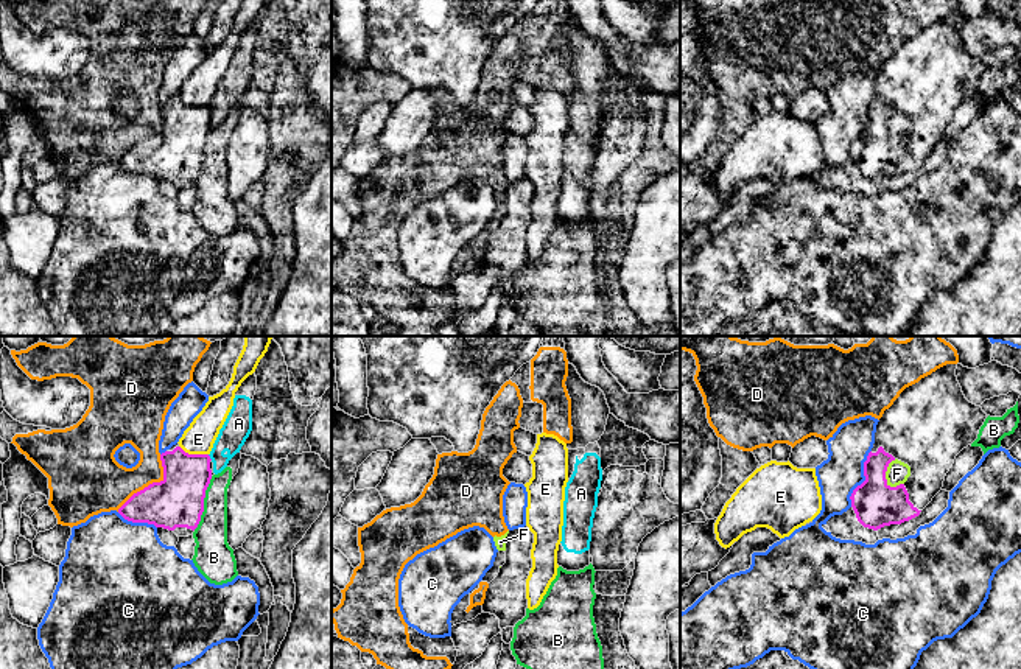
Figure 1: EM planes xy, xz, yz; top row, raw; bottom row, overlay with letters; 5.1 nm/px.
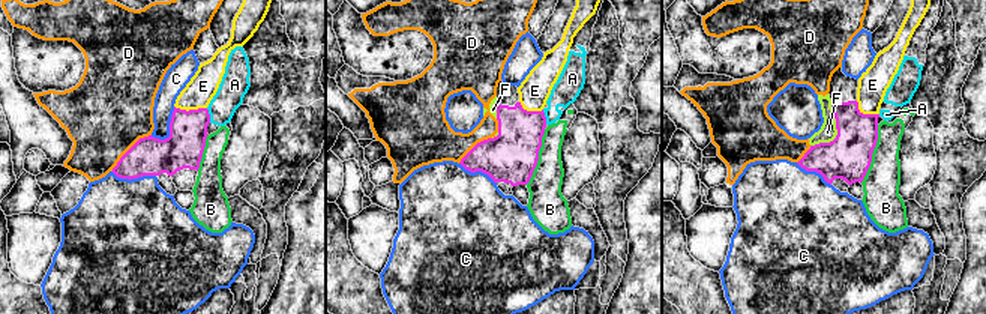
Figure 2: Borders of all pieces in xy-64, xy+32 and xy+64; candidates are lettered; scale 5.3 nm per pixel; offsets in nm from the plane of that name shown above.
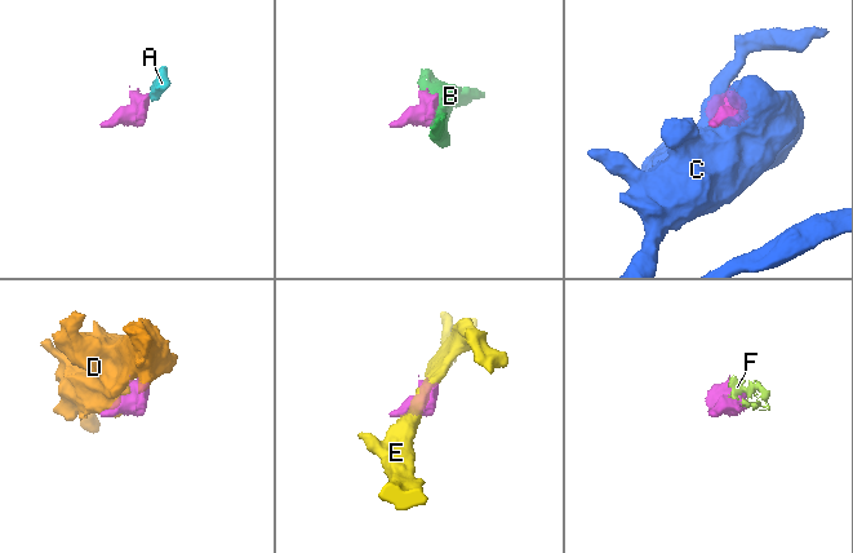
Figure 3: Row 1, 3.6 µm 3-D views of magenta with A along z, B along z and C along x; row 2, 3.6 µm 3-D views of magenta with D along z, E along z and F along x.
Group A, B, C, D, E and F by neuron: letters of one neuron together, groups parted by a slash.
A / B / C / D F / E

